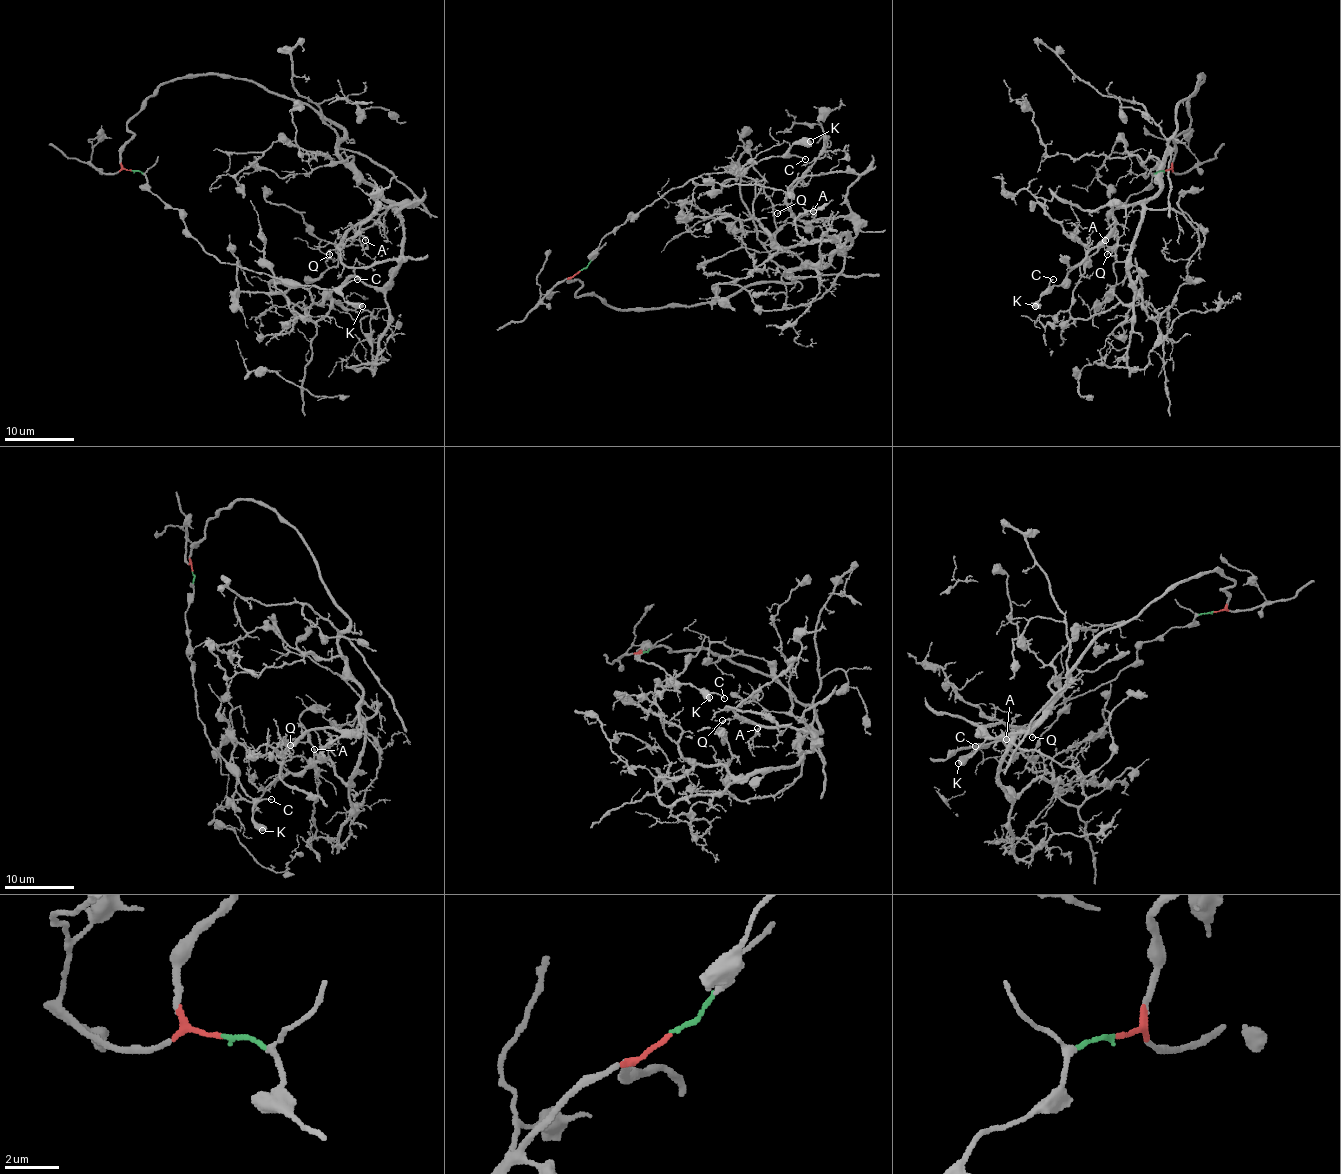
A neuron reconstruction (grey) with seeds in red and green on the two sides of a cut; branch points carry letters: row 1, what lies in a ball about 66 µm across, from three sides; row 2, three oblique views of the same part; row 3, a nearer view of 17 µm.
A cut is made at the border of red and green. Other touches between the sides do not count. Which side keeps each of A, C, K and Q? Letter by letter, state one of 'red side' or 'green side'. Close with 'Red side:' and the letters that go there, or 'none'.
A: red side
C: green side
K: green side
Q: red side
Red side: A, Q

